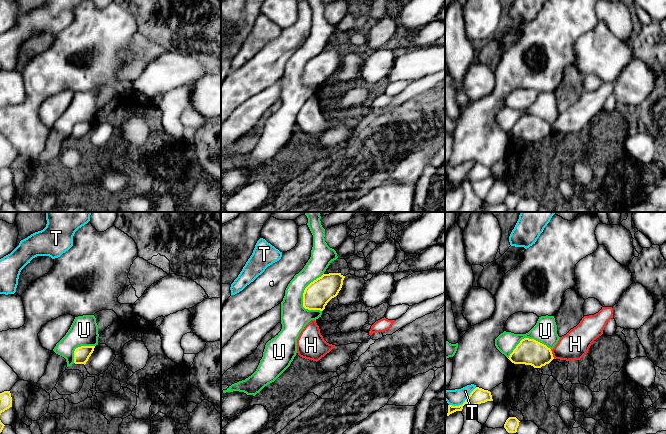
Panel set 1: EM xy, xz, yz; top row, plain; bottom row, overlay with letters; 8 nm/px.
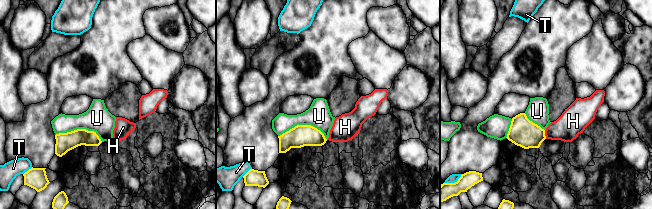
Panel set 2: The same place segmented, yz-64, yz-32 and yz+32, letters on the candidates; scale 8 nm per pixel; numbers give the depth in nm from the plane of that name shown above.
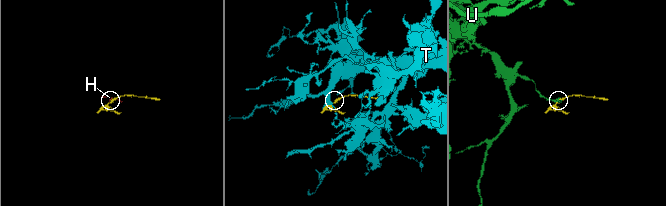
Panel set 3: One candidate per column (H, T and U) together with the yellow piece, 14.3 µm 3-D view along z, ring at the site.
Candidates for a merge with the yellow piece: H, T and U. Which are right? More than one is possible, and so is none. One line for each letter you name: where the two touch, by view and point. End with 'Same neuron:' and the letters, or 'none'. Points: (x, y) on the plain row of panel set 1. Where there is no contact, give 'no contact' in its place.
Same neuron: none

